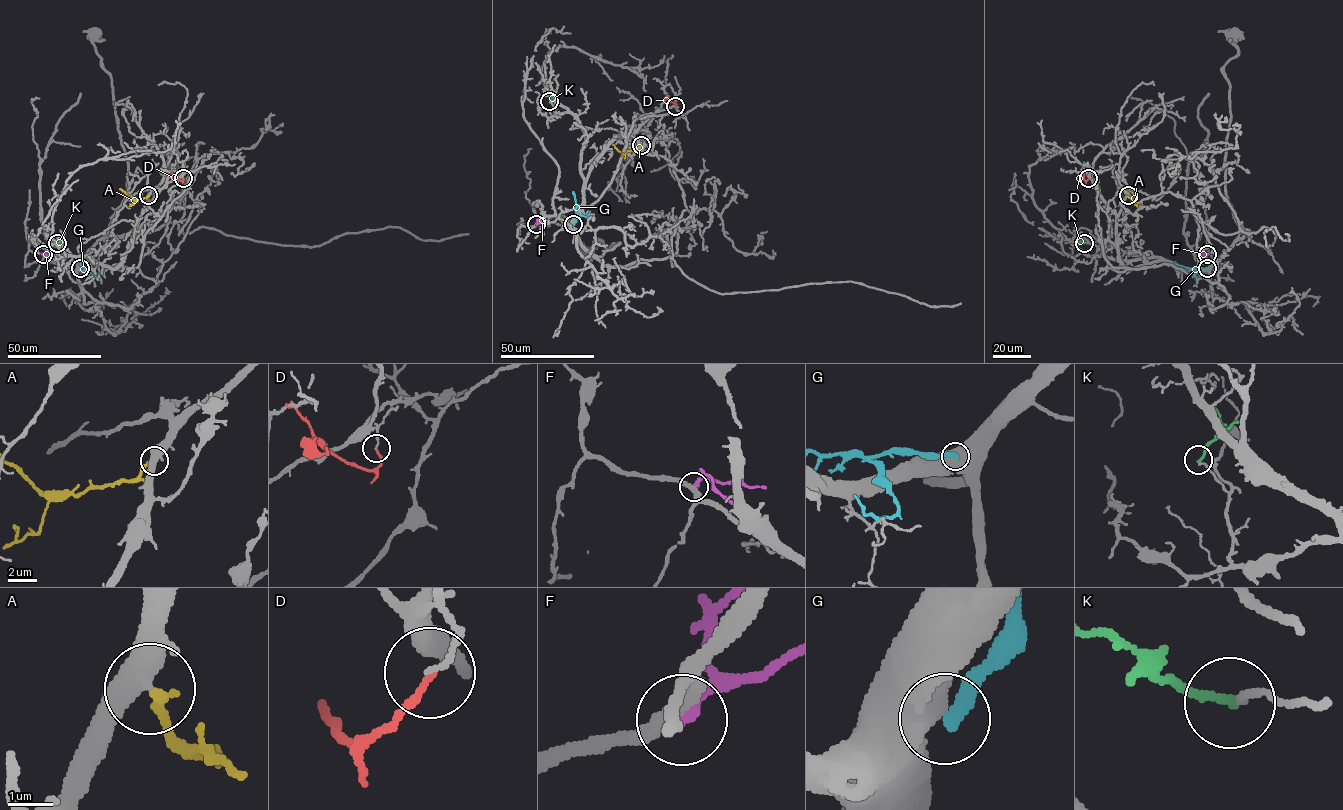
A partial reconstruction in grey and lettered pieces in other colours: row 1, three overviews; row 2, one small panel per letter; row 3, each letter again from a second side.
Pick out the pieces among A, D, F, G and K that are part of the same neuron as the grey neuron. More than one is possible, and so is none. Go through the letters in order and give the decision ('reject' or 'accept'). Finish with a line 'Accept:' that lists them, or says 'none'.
A: reject
D: reject
F: reject
G: reject
K: reject
Accept: none

